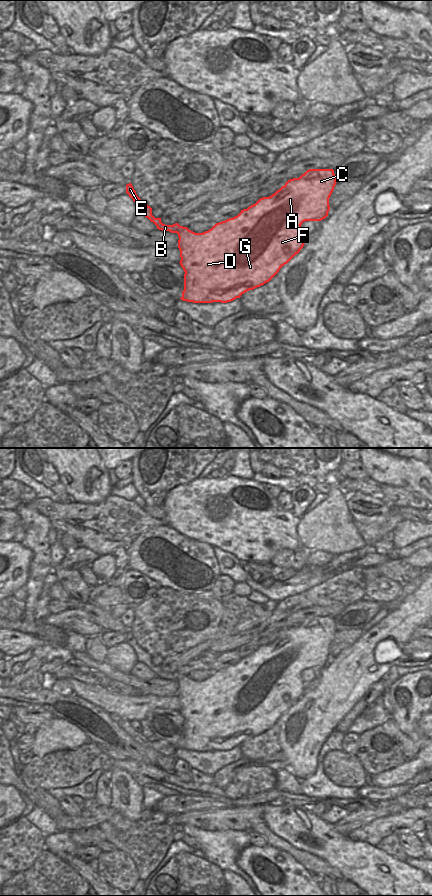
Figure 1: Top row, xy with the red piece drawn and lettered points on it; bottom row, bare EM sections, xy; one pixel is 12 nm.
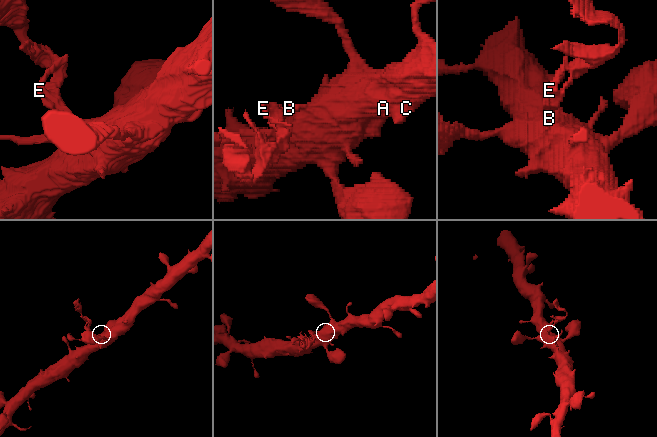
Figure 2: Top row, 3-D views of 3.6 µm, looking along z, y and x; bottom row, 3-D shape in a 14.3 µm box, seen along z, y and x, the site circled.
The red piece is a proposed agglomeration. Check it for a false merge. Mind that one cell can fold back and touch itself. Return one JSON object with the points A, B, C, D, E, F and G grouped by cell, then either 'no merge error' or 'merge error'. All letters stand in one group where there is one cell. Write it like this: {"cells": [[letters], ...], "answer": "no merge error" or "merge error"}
{"cells": [["A", "C", "D", "F", "G"], ["B", "E"]], "answer": "merge error"}

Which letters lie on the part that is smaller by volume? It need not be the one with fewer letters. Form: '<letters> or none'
B, E

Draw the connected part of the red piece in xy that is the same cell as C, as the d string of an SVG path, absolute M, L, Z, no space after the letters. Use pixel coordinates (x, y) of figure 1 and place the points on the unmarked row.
M309 617L299 626L288 628L271 644L260 646L237 664L216 671L208 679L195 681L187 675L179 675L179 711L185 720L184 738L180 747L193 751L227 751L269 730L303 696L306 683L301 678L302 671L321 669L328 664L329 646L336 631L333 617Z

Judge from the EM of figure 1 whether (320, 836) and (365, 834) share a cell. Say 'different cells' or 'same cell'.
different cells

